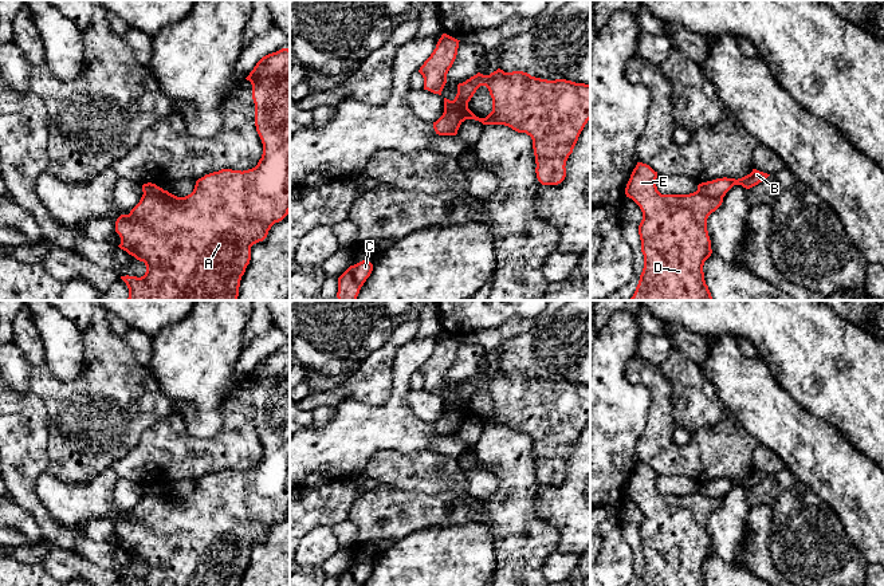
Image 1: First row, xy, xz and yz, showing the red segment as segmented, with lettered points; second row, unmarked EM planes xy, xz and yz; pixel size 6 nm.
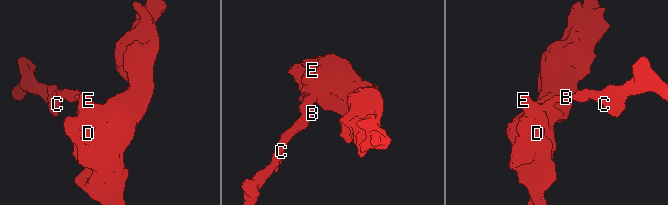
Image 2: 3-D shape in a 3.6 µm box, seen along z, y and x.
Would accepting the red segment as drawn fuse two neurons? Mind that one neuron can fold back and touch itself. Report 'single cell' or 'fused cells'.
fused cells

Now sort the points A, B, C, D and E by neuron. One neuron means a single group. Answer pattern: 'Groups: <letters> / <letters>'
Groups: A D E / B C

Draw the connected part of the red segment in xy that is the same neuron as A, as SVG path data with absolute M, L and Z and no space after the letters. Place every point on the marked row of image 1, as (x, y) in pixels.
M282 48L276 52L263 56L250 75L245 78L252 84L252 99L255 103L255 126L263 143L263 154L258 165L248 170L221 169L205 174L196 181L195 189L185 197L177 197L168 190L161 193L142 194L140 202L130 211L129 215L121 215L115 221L115 232L121 237L121 249L134 256L137 260L144 261L146 272L144 276L121 276L129 288L127 300L237 300L241 276L245 272L251 260L251 247L263 241L268 231L275 223L282 221L290 212L290 50Z

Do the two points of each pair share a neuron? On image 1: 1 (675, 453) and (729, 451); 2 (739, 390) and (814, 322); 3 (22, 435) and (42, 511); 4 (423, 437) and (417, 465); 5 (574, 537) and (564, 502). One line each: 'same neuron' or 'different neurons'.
1: same neuron
2: different neurons
3: same neuron
4: different neurons
5: same neuron

